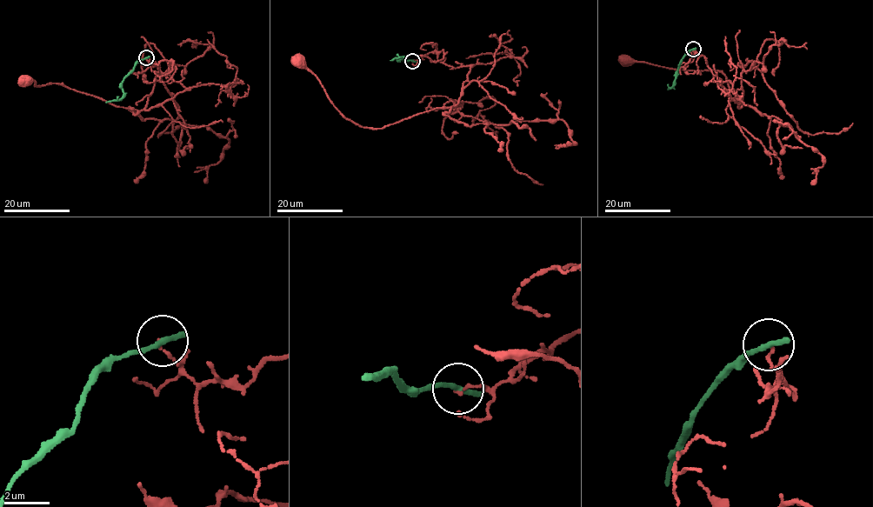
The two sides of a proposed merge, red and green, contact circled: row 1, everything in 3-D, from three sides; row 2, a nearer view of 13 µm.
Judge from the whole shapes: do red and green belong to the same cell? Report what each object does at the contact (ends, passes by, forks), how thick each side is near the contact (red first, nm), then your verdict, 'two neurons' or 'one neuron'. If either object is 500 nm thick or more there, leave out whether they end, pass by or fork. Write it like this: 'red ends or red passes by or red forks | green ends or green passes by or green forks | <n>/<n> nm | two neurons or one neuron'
red ends | green passes by | 120/200 nm | two neurons

